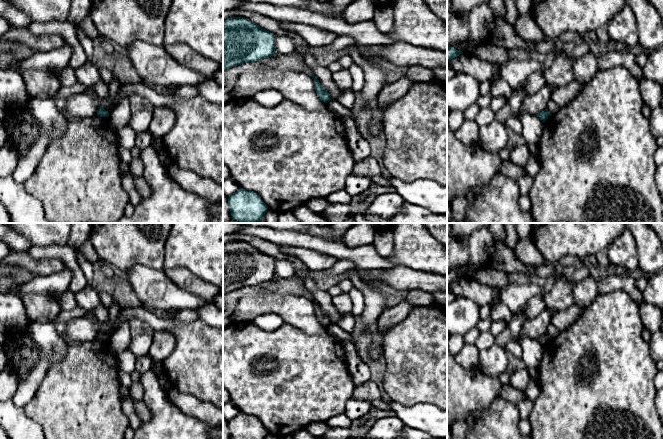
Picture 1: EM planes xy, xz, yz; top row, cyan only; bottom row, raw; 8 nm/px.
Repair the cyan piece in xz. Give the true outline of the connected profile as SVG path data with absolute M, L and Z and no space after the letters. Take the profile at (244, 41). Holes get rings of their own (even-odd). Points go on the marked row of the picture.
M247 18L223 20L223 72L277 53L275 35Z

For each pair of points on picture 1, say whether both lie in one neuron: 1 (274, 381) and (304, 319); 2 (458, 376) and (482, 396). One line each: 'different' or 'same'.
1: different
2: same

